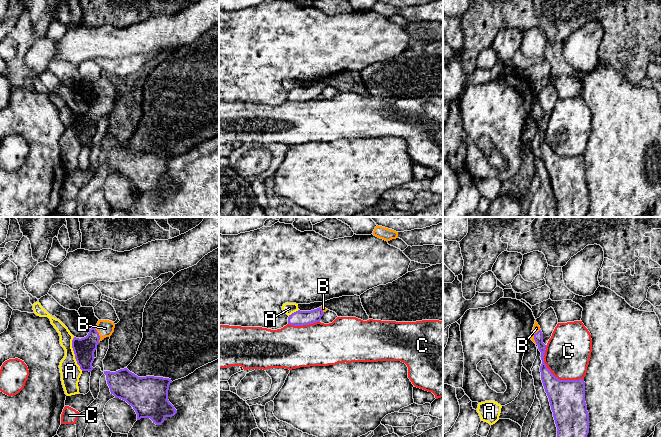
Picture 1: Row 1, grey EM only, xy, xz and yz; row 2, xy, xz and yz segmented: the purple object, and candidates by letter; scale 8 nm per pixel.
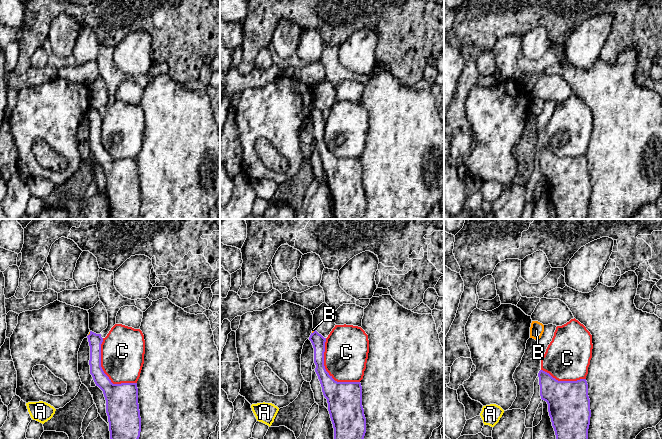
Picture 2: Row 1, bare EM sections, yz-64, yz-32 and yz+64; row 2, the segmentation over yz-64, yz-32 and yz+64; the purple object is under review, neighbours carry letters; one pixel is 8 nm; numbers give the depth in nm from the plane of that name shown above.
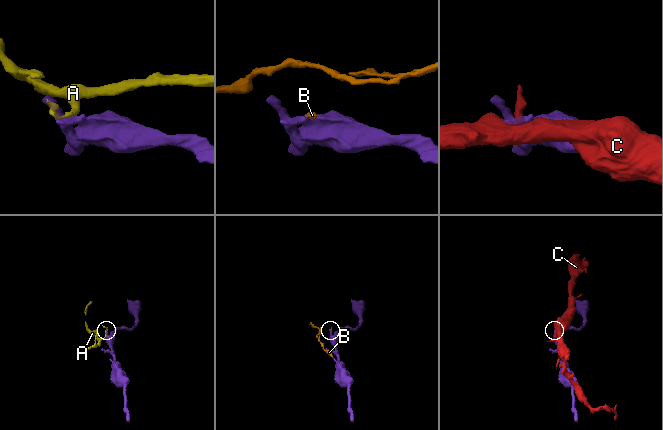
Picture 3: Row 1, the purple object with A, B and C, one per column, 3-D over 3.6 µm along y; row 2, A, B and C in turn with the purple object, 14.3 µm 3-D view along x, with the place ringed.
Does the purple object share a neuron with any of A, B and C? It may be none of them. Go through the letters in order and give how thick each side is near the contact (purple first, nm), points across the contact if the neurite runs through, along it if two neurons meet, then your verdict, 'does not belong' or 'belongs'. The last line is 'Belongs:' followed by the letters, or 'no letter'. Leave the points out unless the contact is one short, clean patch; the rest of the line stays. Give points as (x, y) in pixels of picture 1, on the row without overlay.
A: calibres 170 and 160 nm; does not belong
B: calibres 80 and 60 nm; belongs
C: calibres 280 and 360 nm; does not belong
Belongs: B

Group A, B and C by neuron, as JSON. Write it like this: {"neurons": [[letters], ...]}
{"neurons": [["A"], ["B"], ["C"]]}

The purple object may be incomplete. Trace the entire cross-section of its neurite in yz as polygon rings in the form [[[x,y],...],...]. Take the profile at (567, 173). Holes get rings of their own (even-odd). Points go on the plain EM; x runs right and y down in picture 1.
[[[535,96],[530,114],[541,128],[541,156],[549,174],[557,203],[557,217],[586,217],[589,209],[589,189],[585,178],[585,158],[560,156],[544,139],[546,122],[543,109]]]

